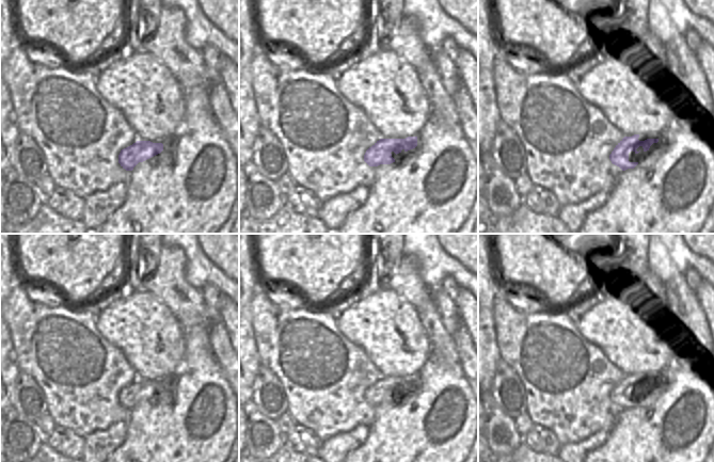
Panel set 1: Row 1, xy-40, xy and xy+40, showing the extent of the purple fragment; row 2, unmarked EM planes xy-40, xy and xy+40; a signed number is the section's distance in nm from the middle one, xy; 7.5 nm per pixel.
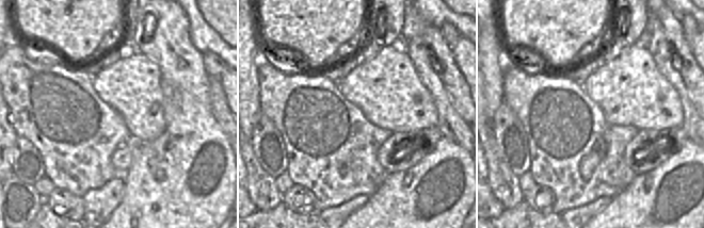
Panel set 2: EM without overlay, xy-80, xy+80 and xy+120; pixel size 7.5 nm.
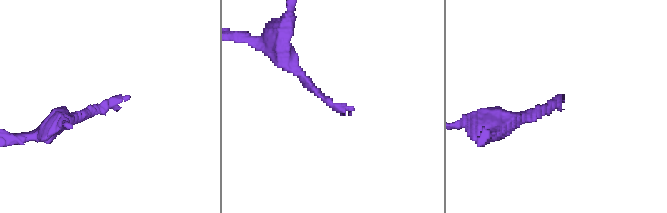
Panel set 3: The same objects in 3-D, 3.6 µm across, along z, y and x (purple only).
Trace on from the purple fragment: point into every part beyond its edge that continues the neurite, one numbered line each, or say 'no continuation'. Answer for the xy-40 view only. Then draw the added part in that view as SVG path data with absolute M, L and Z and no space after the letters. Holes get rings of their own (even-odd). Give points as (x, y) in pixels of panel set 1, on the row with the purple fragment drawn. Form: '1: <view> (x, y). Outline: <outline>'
no continuation.

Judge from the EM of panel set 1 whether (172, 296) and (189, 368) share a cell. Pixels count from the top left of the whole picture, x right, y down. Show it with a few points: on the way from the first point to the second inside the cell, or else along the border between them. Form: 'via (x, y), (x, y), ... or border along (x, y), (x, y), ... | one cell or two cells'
via (190, 314), (193, 317), (193, 350) | one cell

